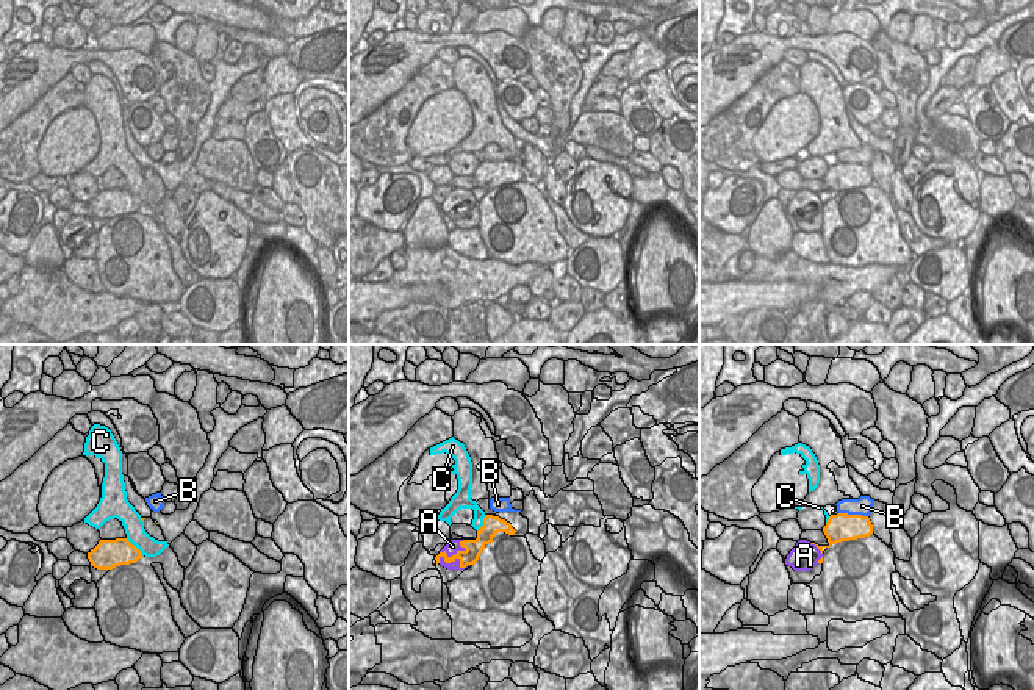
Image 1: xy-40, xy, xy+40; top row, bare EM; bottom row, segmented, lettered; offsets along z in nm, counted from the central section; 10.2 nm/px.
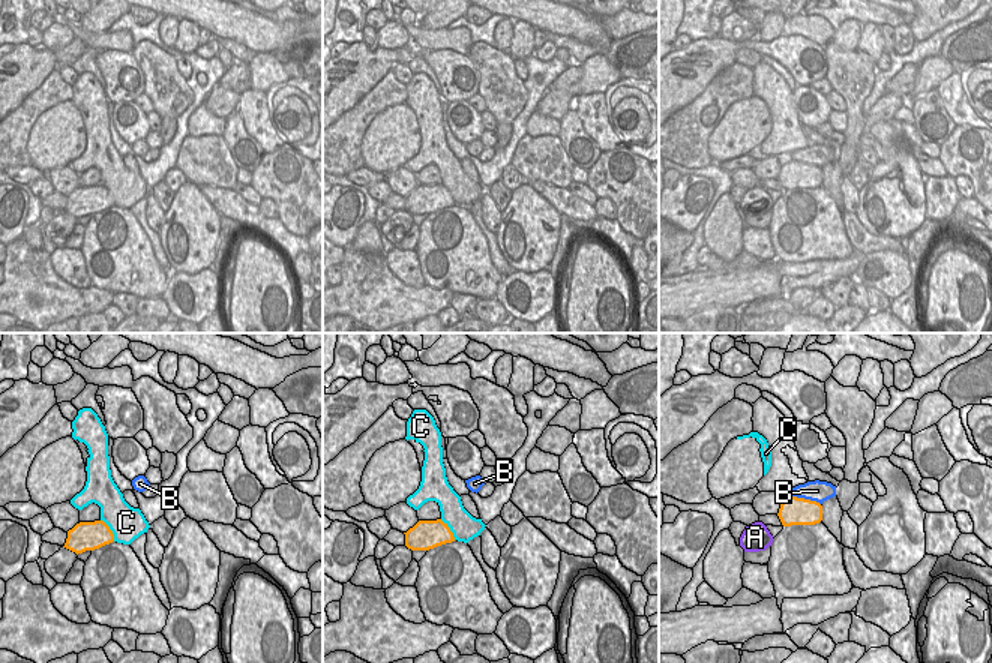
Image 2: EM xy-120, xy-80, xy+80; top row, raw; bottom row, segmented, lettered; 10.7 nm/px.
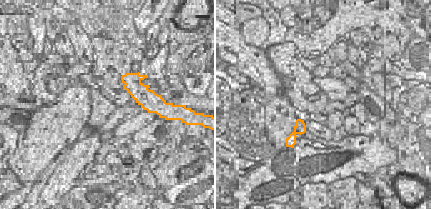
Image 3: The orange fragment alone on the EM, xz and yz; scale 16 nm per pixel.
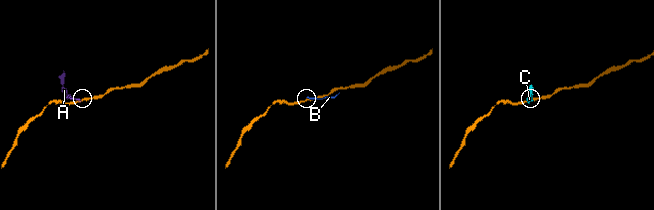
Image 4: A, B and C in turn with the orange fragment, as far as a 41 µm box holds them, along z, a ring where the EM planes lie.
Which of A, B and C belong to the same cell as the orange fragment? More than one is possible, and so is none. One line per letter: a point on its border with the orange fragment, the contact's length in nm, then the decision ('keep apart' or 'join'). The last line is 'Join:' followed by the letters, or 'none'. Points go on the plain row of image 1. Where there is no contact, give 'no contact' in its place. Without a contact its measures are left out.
A: meets orange in xy at (452, 205); contact 360 nm long; keep apart
B: meets orange in xy+40 at (853, 165); contact 300 nm long; keep apart
C: meets orange in xy-40 at (135, 196); contact 260 nm long; keep apart
Join: none

